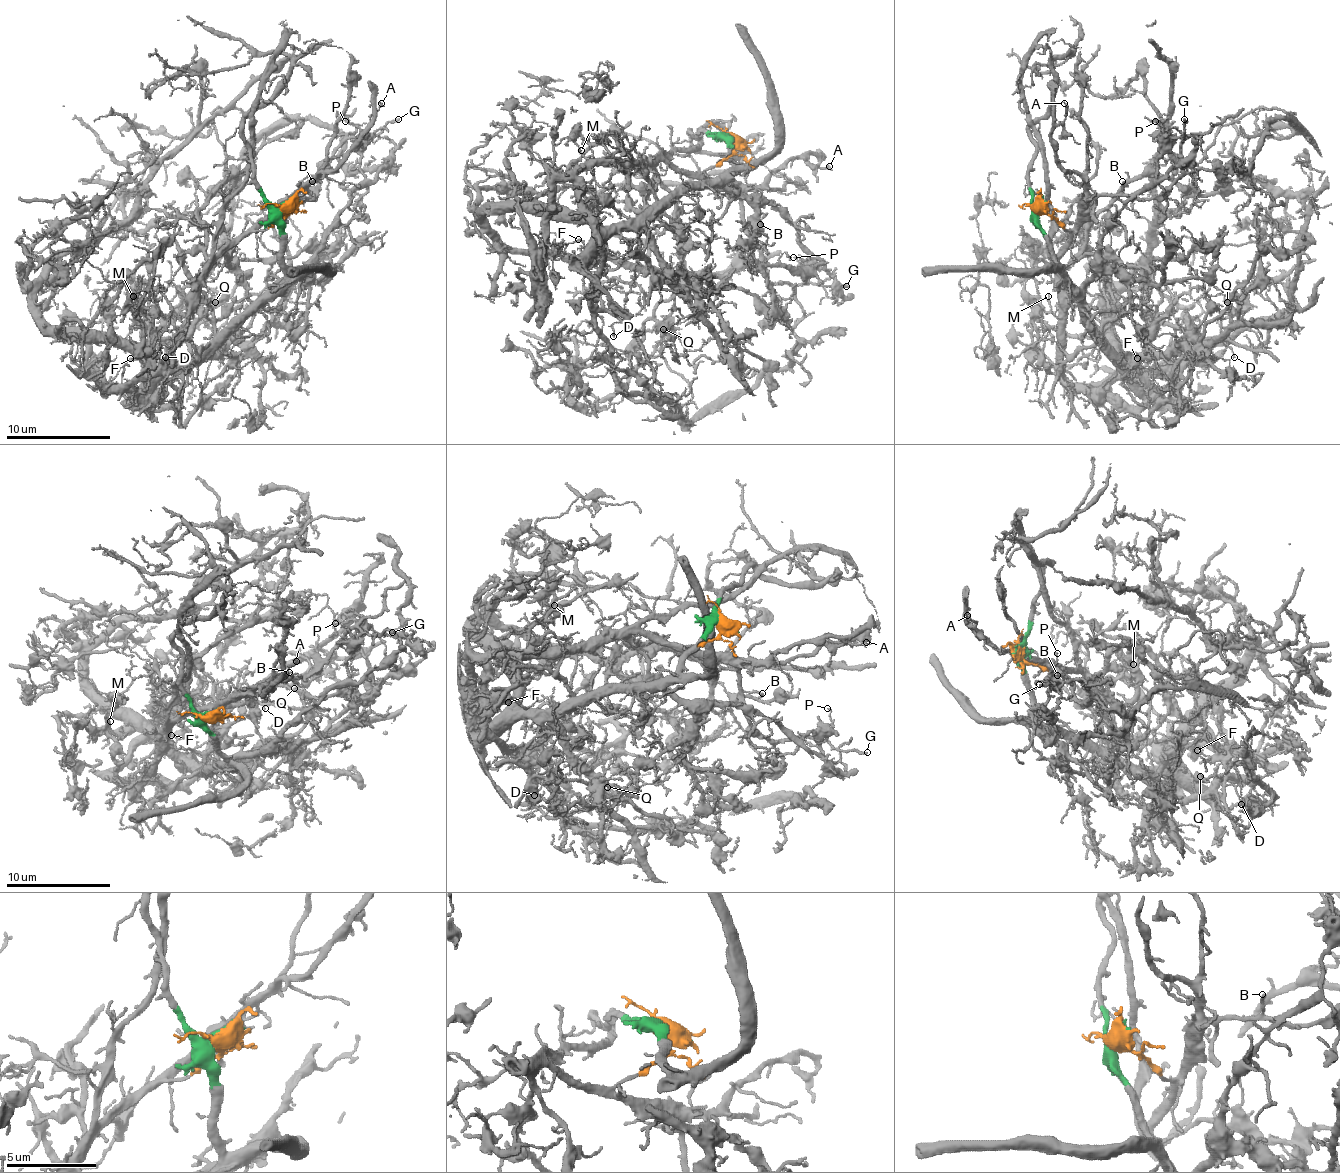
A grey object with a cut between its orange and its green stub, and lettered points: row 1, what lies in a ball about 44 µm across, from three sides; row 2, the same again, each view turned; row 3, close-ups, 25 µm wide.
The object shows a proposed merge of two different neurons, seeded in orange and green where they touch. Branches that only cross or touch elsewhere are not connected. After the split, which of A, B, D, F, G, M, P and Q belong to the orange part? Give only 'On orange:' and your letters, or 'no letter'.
On orange: A, B, D, F, G, M, P, Q

